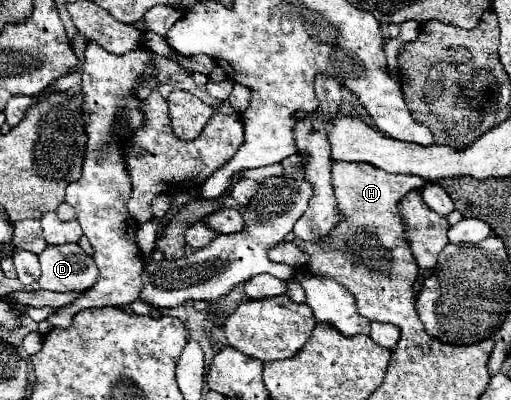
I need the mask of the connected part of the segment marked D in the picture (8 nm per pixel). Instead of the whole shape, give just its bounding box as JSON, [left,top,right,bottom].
[39,244,99,292]

